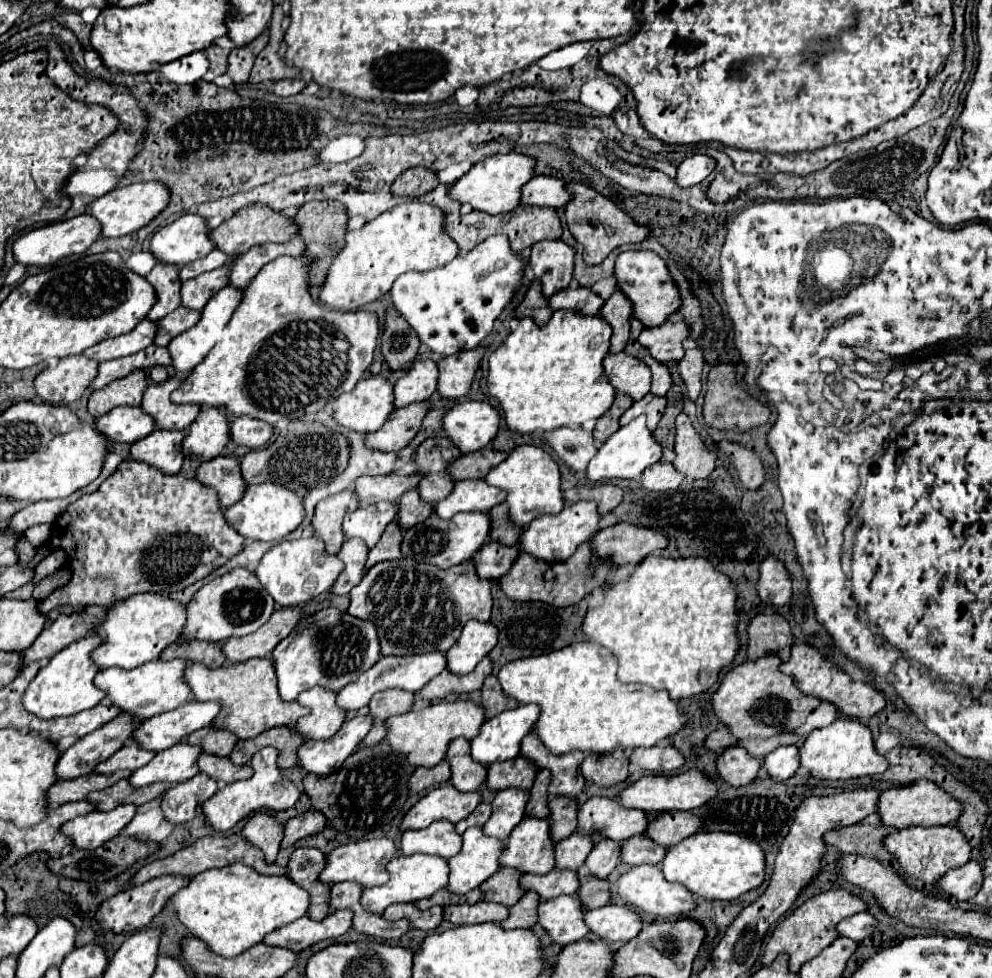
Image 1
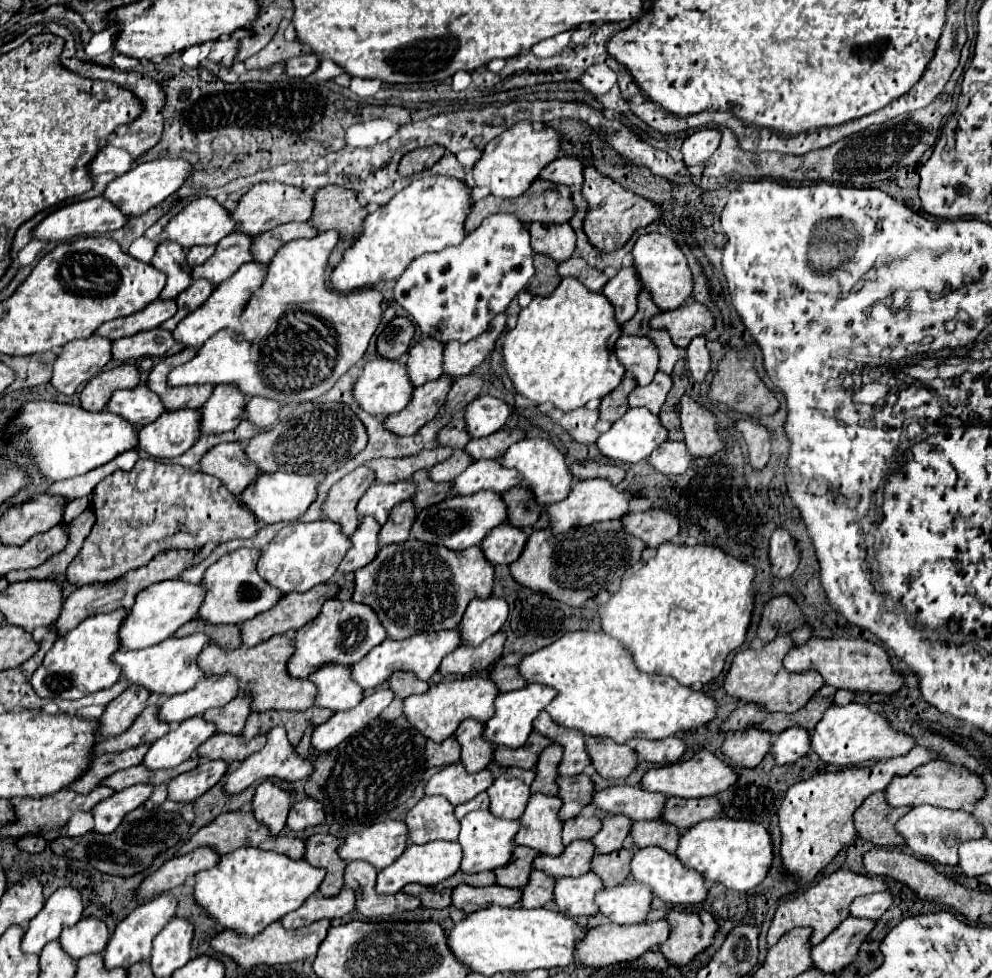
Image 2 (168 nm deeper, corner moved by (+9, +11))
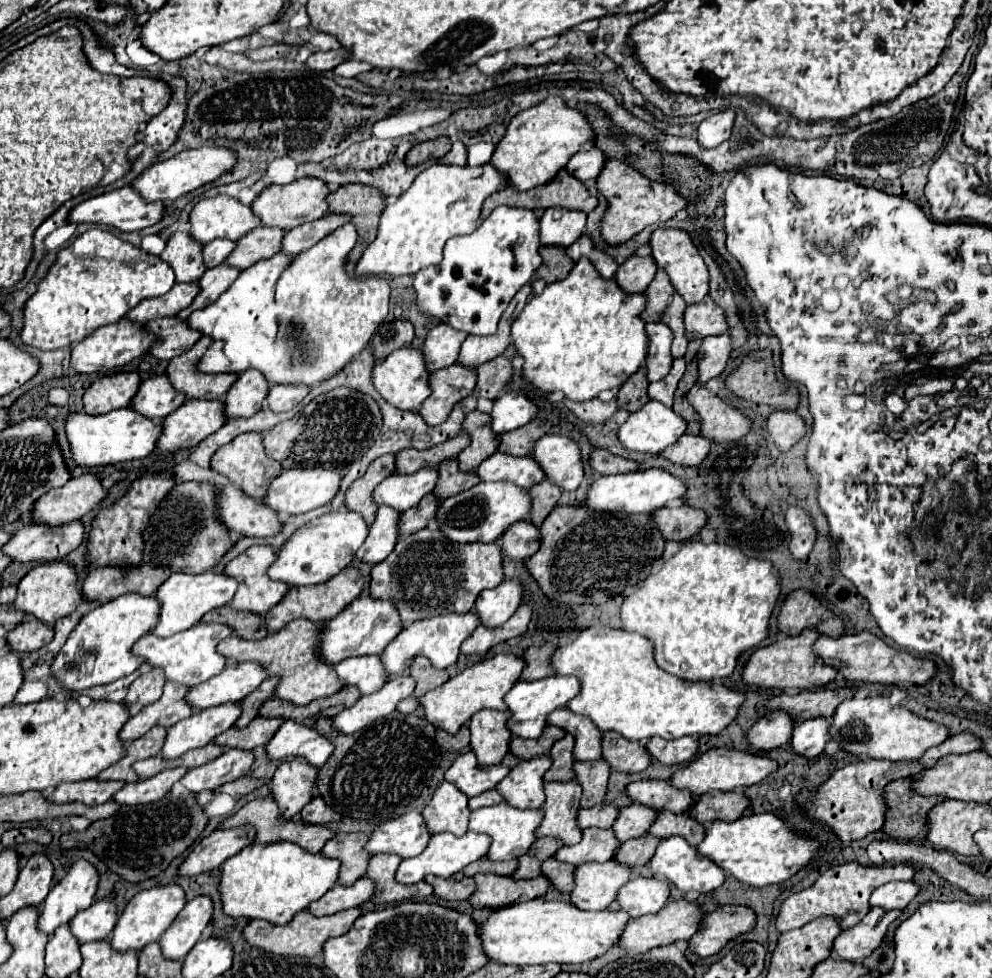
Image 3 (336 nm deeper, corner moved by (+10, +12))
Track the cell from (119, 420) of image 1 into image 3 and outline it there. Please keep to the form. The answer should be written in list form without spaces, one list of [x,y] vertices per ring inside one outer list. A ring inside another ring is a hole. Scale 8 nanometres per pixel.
[[[162,374],[142,382],[138,394],[134,396],[132,408],[154,422],[162,422],[170,412],[182,406],[184,400],[186,400],[186,394],[174,390],[168,376]]]

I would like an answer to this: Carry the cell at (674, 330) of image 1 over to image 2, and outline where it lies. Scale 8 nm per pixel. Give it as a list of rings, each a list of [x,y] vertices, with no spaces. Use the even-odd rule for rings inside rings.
[[[689,303],[675,311],[665,311],[651,317],[649,327],[667,331],[677,347],[687,347],[693,337],[713,329],[713,315],[705,305]]]

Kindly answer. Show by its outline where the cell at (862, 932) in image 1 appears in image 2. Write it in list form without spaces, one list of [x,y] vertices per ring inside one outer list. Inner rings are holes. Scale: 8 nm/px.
[[[887,891],[883,893],[871,893],[871,895],[865,895],[865,897],[857,897],[851,907],[849,907],[849,913],[857,919],[871,919],[871,921],[877,921],[891,905],[891,895]]]

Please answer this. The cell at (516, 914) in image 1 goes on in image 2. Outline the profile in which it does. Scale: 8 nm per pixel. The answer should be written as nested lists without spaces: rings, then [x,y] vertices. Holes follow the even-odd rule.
[[[531,871],[527,887],[523,887],[523,895],[519,901],[519,907],[523,909],[537,909],[543,907],[547,901],[551,901],[551,889],[555,885],[555,879],[543,875],[543,871]]]

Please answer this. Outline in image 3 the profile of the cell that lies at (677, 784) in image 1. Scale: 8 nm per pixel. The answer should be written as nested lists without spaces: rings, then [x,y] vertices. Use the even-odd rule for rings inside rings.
[[[710,748],[704,752],[698,760],[690,762],[690,766],[678,770],[672,776],[672,784],[676,788],[686,788],[694,796],[712,792],[712,790],[736,790],[742,786],[752,786],[762,782],[766,776],[770,776],[778,768],[776,760],[770,760],[766,756],[758,756],[746,750],[726,750],[726,748]]]

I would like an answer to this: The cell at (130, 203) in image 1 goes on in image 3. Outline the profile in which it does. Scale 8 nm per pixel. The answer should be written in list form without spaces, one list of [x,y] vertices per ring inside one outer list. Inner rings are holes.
[[[204,146],[196,150],[184,150],[170,160],[162,160],[150,166],[142,176],[136,178],[132,188],[136,188],[142,194],[142,198],[148,202],[156,202],[156,200],[174,202],[178,196],[188,194],[208,182],[214,182],[222,174],[230,172],[236,166],[236,162],[238,162],[238,154],[234,154],[234,150],[226,146]]]

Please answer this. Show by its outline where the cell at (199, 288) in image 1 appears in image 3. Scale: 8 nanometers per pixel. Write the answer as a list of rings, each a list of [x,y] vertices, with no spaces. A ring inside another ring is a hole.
[[[258,226],[252,232],[248,232],[242,240],[238,240],[238,250],[234,250],[234,254],[230,254],[226,262],[230,266],[238,266],[240,270],[244,270],[260,260],[268,260],[282,250],[284,234],[286,232],[278,228]]]

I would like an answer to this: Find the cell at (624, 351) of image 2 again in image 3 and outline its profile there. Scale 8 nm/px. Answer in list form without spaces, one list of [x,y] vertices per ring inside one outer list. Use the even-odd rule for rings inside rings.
[[[648,324],[646,326],[648,334],[650,334],[650,350],[648,350],[648,358],[646,358],[646,368],[648,368],[648,380],[662,380],[668,376],[670,368],[672,368],[672,352],[670,352],[670,344],[672,344],[672,330],[666,324]]]

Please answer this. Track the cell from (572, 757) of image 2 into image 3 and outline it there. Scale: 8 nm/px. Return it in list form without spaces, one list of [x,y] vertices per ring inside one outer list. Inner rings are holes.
[[[558,708],[550,714],[548,724],[560,726],[574,734],[574,760],[598,760],[602,756],[602,732],[594,722],[590,722],[590,718],[574,714],[570,708]]]

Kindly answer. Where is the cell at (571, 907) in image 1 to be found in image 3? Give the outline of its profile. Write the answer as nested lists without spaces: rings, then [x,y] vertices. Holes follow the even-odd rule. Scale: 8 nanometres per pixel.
[[[616,860],[610,862],[586,862],[576,870],[576,888],[572,892],[572,904],[582,910],[606,910],[618,896],[618,890],[634,876],[634,870]]]

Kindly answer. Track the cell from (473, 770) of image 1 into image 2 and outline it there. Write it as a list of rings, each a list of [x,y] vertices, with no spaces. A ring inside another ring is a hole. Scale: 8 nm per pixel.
[[[467,719],[457,727],[457,731],[453,735],[461,747],[461,763],[469,773],[483,771],[491,763],[493,747],[485,739],[479,739],[481,729],[483,729],[481,723]]]

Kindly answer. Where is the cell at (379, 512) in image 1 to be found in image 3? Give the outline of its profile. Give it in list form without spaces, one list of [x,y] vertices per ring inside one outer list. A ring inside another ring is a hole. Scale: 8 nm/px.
[[[422,468],[414,474],[392,474],[376,490],[374,500],[380,506],[392,506],[398,512],[418,506],[418,502],[434,490],[438,482],[438,468]]]

